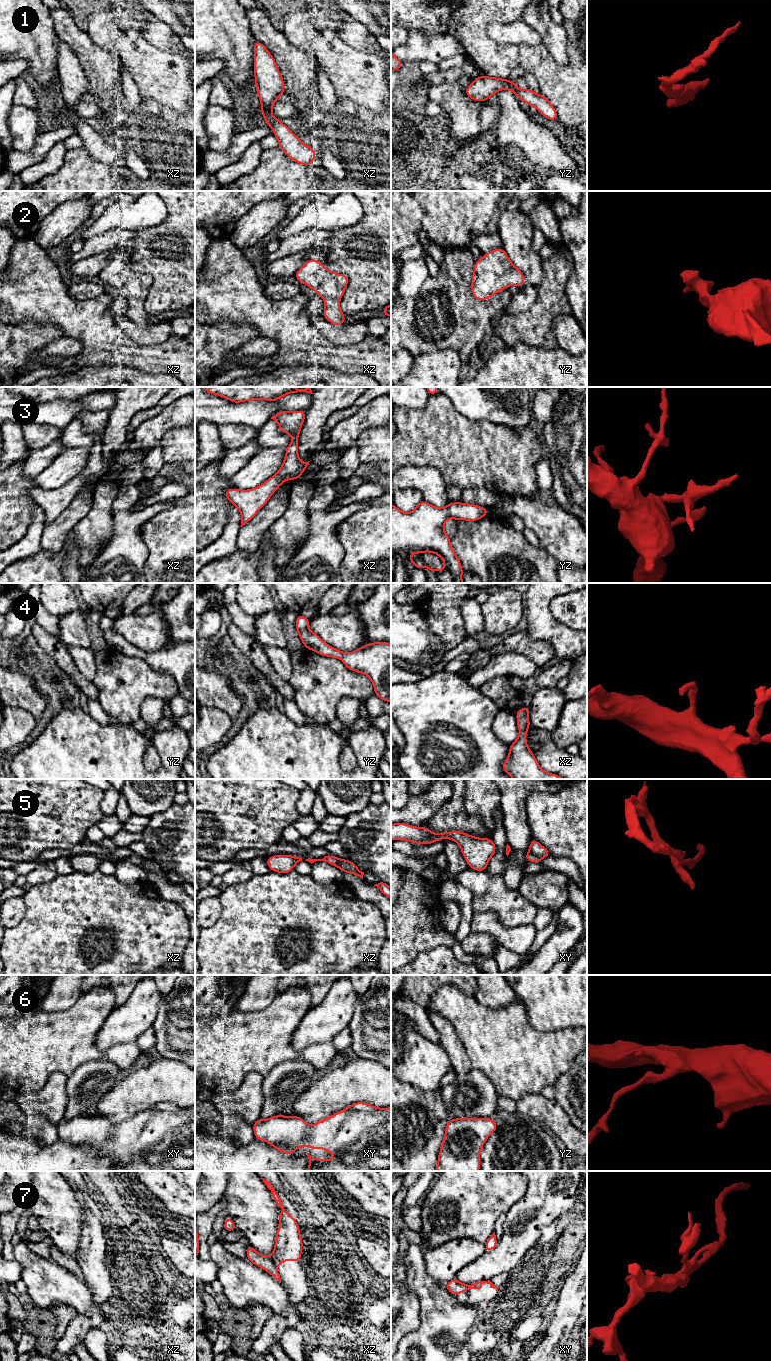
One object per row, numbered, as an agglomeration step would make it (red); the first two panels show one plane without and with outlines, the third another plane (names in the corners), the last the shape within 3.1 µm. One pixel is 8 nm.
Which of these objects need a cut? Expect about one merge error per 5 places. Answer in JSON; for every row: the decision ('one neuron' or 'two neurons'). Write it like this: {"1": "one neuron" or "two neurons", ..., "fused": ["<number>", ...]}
{"1": "one neuron", "2": "one neuron", "3": "one neuron", "4": "one neuron", "5": "two neurons", "6": "one neuron", "7": "two neurons", "fused": ["5", "7"]}

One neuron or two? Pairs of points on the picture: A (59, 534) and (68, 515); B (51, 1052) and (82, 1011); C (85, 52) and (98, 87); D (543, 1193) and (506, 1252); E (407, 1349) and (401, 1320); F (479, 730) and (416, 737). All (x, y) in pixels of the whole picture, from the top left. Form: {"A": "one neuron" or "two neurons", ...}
{"A": "one neuron", "B": "one neuron", "C": "one neuron", "D": "one neuron", "E": "two neurons", "F": "one neuron"}

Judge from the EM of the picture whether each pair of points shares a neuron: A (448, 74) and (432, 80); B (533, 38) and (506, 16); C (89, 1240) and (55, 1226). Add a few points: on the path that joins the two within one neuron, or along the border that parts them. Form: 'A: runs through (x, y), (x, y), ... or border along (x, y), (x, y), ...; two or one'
A: runs through (444, 76), (436, 78); one
B: border along (520, 18), (508, 23), (489, 22); two
C: border along (84, 1213), (79, 1246), (74, 1257); two

